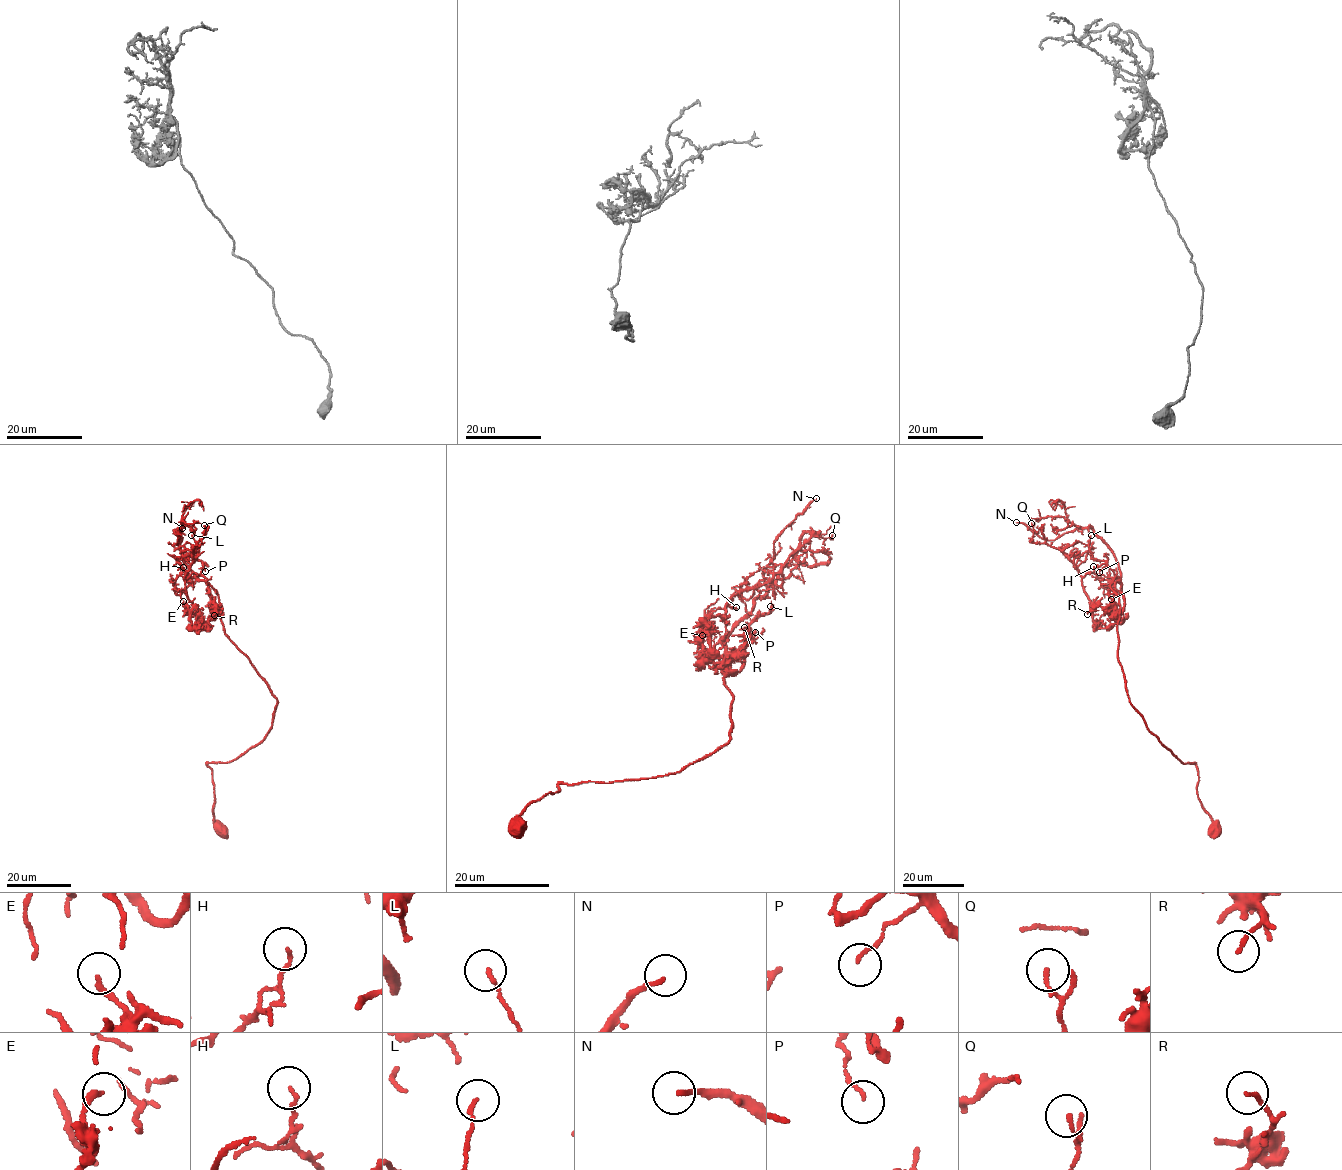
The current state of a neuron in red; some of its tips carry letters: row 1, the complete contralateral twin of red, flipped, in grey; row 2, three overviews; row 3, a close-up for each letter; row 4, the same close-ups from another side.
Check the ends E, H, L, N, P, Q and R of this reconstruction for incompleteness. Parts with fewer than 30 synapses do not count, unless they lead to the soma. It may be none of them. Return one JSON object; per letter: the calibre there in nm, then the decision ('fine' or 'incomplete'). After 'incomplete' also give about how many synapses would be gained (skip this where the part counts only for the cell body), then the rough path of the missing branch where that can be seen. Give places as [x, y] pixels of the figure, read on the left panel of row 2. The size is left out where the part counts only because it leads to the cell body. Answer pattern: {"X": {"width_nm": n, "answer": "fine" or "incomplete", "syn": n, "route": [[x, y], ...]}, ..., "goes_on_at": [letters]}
{"E": {"width_nm": 200, "answer": "fine"}, "H": {"width_nm": 130, "answer": "fine"}, "L": {"width_nm": 120, "answer": "fine"}, "N": {"width_nm": 150, "answer": "fine"}, "P": {"width_nm": 100, "answer": "fine"}, "Q": {"width_nm": 120, "answer": "fine"}, "R": {"width_nm": 130, "answer": "fine"}, "goes_on_at": []}

